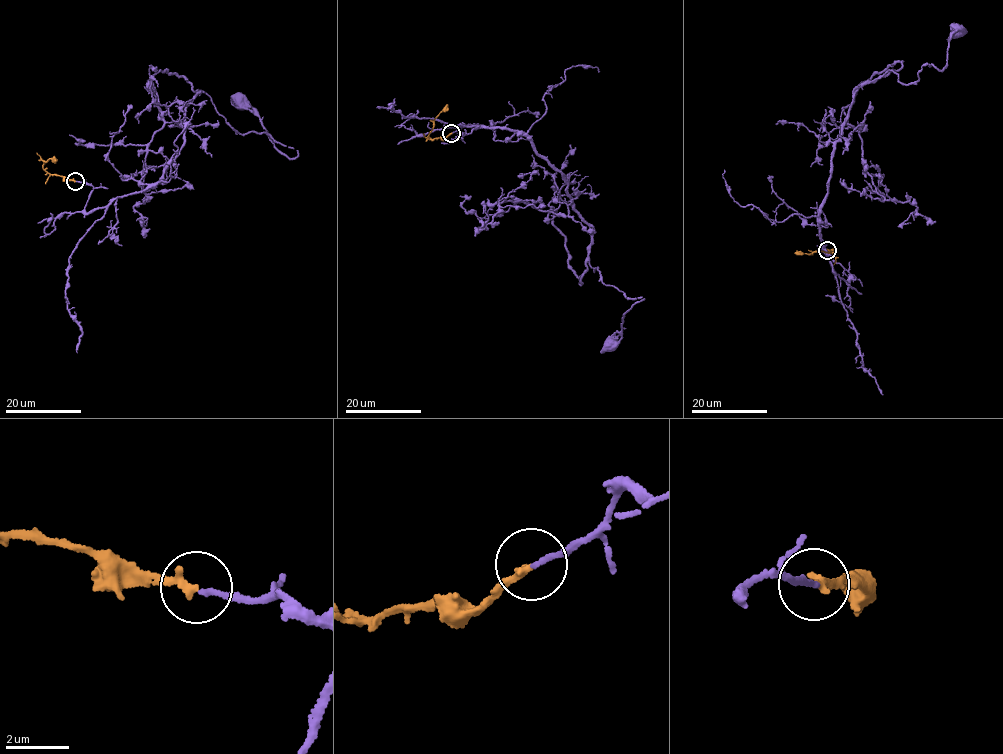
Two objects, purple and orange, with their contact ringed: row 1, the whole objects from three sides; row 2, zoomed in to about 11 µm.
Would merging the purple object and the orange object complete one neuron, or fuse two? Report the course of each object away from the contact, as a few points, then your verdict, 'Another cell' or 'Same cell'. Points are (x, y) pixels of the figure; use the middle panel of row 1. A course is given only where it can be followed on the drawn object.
Course of purple: (451, 133), (519, 131), (561, 173), (588, 225), (591, 268), (644, 298), (610, 344). Course of orange: (451, 133), (443, 138), (432, 139), (428, 136), (435, 118), (447, 105). Same cell

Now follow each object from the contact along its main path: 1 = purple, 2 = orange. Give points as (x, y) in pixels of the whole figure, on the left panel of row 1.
1: (75, 181), (92, 187), (86, 213), (147, 189), (201, 90), (235, 132), (296, 157), (239, 101)
2: (75, 181), (51, 175), (43, 168), (43, 161), (56, 161)

